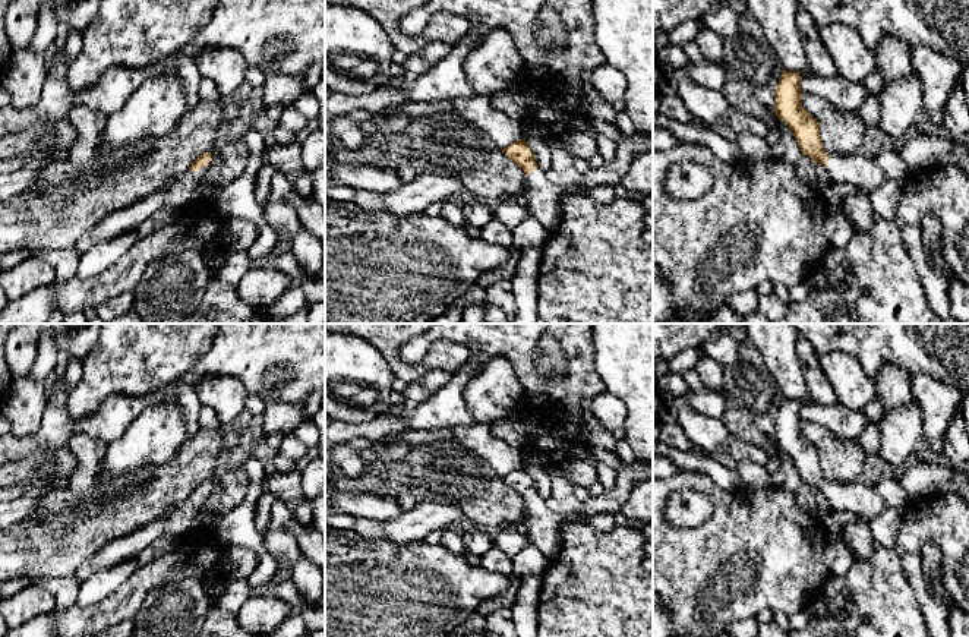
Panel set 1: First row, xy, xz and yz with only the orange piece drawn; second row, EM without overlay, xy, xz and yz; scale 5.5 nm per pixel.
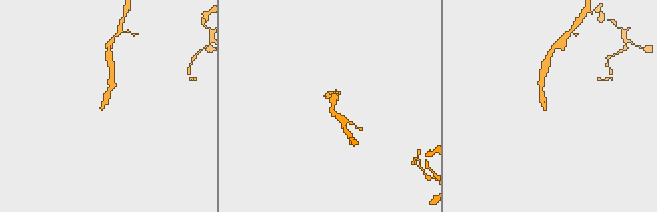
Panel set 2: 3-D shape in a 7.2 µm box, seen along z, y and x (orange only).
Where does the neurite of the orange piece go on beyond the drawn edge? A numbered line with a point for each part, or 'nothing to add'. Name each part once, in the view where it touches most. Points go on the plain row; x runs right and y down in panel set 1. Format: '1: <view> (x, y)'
1: xy (177, 520)

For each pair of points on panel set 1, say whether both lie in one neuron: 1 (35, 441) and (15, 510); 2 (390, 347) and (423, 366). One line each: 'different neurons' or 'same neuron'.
1: different neurons
2: same neuron

